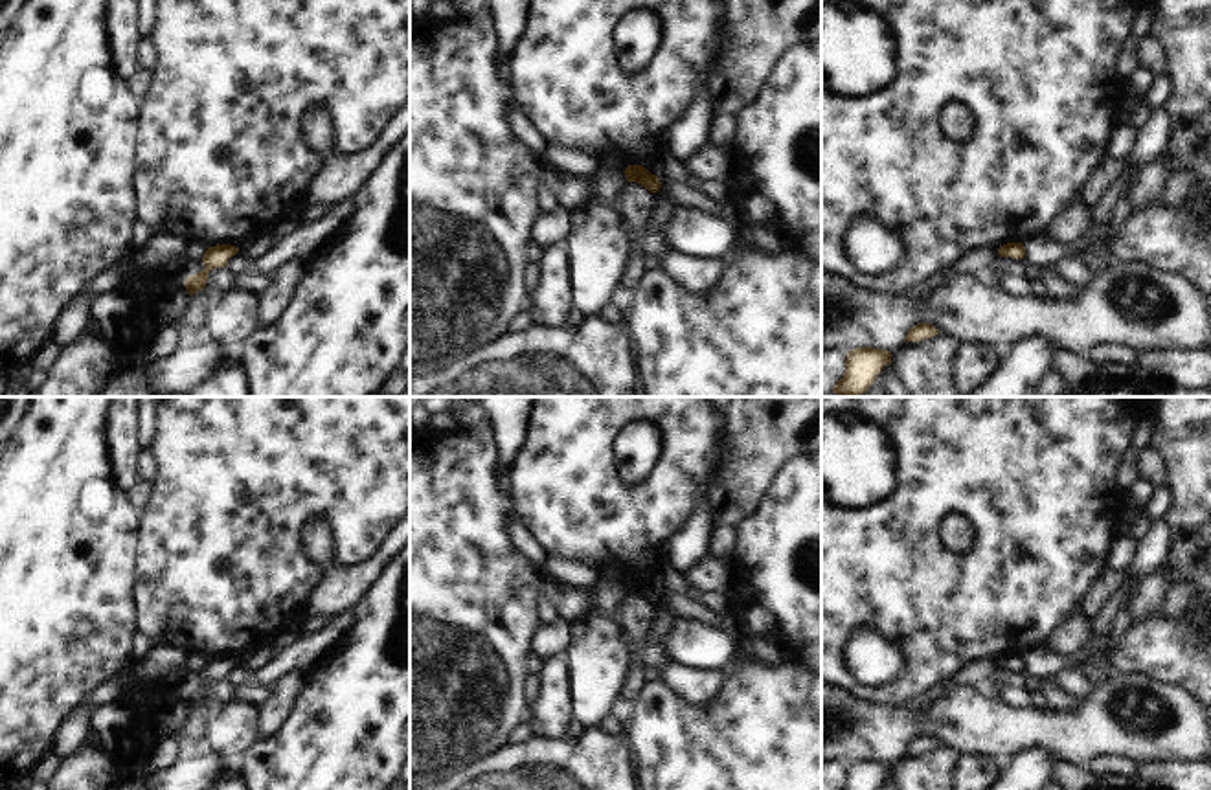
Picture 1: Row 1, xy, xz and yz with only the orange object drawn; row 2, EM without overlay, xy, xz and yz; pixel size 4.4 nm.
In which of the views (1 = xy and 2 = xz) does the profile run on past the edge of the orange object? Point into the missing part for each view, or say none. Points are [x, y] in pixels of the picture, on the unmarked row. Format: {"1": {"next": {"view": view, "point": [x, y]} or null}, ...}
{"1": {"next": null}, "2": {"next": null}}

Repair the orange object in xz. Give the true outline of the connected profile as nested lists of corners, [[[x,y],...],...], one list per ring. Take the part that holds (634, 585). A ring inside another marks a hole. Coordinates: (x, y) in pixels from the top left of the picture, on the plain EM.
[[[628,577],[623,584],[627,593],[638,593],[651,604],[658,604],[662,601],[660,590],[649,584],[643,577]]]

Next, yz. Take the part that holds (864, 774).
[[[856,759],[847,762],[845,784],[842,790],[877,790],[886,775],[891,775],[891,762]]]

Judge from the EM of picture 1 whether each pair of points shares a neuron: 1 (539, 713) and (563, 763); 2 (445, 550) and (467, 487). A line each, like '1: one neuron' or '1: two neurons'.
1: two neurons
2: one neuron

